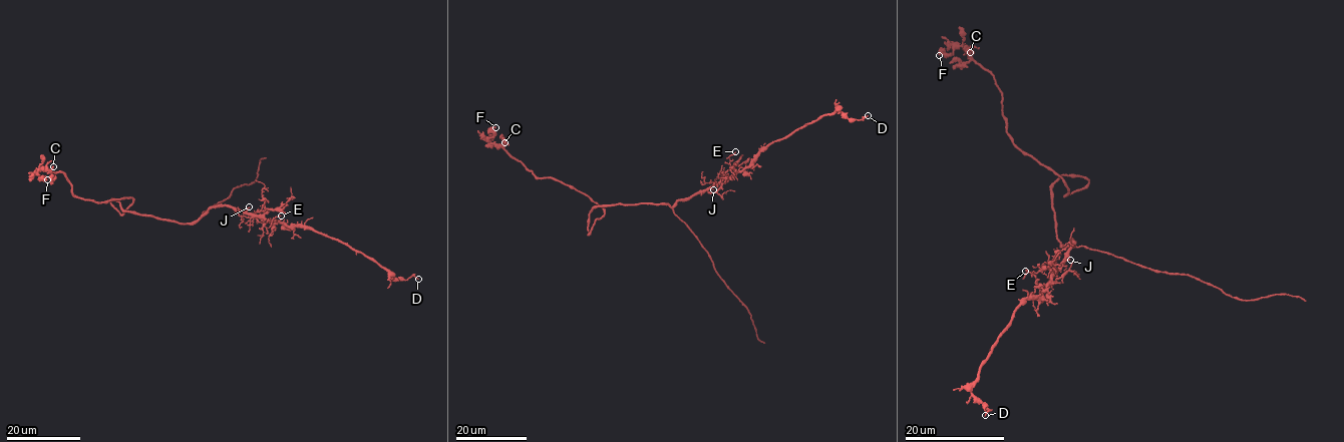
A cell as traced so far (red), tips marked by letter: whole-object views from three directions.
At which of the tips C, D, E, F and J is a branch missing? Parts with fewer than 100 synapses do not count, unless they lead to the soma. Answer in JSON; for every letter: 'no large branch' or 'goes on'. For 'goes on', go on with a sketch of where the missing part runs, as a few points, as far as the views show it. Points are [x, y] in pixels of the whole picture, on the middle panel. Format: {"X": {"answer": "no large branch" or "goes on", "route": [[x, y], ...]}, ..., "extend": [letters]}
{"C": {"answer": "no large branch"}, "D": {"answer": "no large branch"}, "E": {"answer": "no large branch"}, "F": {"answer": "no large branch"}, "J": {"answer": "no large branch"}, "extend": []}

